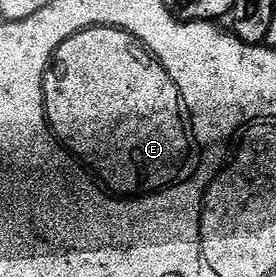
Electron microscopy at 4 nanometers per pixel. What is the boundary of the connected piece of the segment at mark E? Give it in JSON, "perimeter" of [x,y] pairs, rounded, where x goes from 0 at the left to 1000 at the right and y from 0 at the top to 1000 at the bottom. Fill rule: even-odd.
{"perimeter":[[[319,97],[272,119],[272,134],[243,134],[163,256],[156,350],[178,469],[207,495],[279,487],[275,585],[312,621],[341,617],[348,657],[384,693],[424,711],[547,704],[714,628],[721,574],[649,321],[634,292],[620,292],[605,249],[591,249],[536,170],[475,119],[424,97]],[[221,300],[279,314],[279,343],[250,343]]]}

